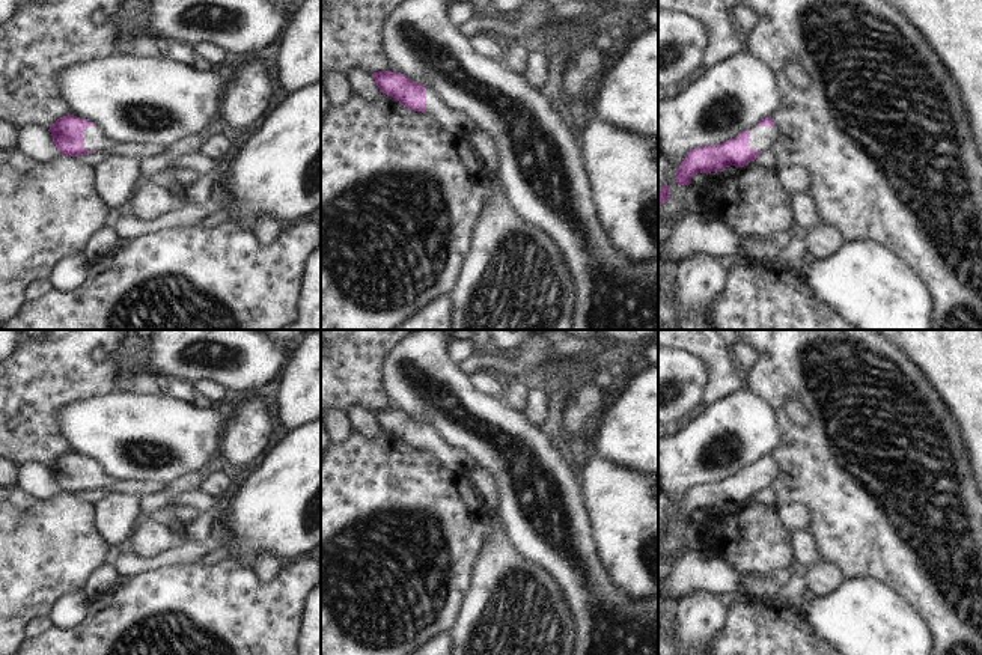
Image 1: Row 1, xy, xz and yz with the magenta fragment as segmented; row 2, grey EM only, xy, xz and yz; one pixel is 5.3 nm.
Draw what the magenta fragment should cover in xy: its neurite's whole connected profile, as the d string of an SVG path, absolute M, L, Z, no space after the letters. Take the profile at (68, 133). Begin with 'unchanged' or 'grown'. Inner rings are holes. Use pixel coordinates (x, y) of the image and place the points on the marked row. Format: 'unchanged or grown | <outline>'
grown | M74 114L57 119L48 131L56 148L66 157L95 154L114 145L93 122Z

